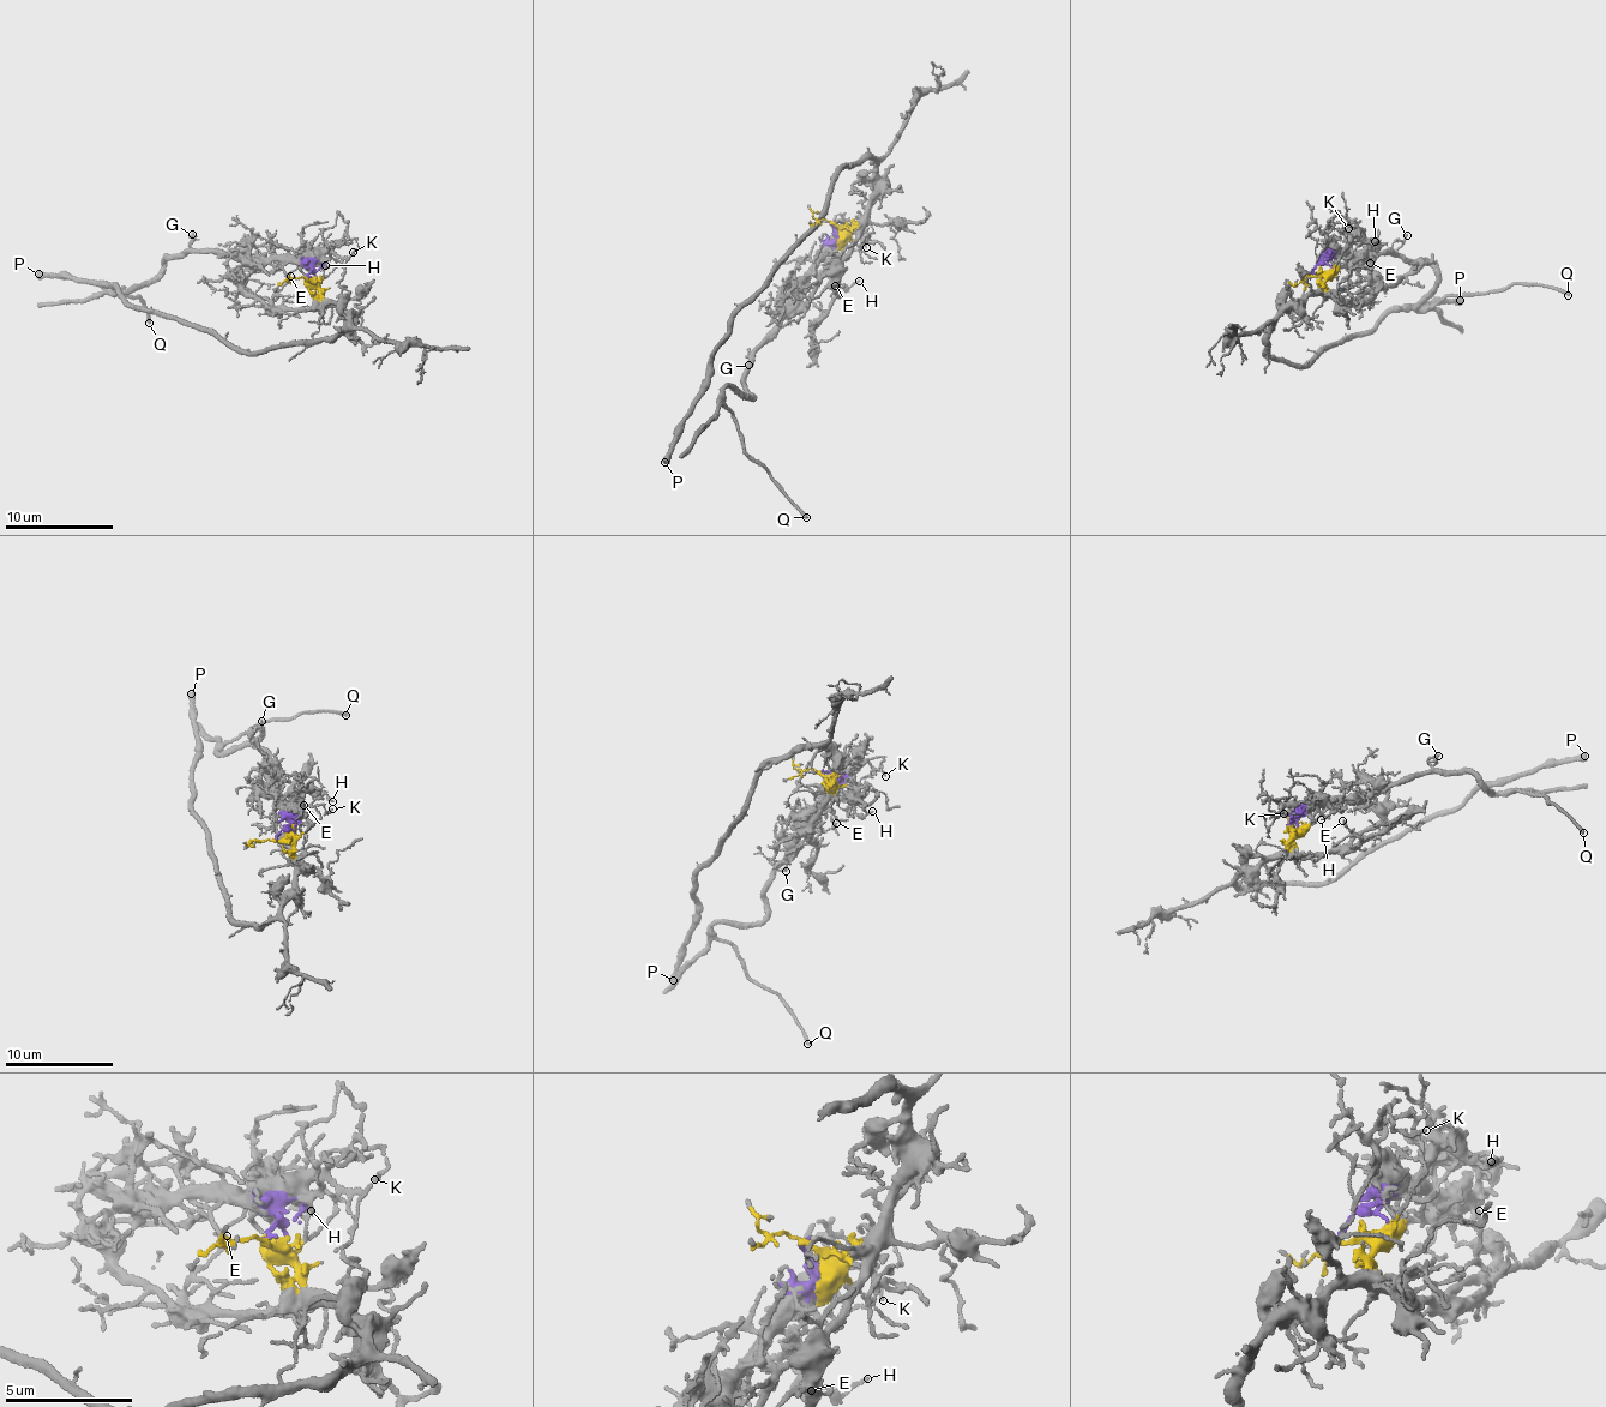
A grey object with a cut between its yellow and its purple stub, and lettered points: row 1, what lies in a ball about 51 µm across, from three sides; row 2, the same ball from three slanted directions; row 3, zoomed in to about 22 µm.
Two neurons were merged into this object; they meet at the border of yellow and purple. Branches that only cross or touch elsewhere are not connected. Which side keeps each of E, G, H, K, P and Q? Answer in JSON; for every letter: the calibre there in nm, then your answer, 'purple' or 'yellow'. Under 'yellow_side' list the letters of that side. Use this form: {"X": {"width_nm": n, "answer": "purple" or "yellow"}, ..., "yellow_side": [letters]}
{"E": {"width_nm": 140, "answer": "yellow"}, "G": {"width_nm": 150, "answer": "purple"}, "H": {"width_nm": 120, "answer": "purple"}, "K": {"width_nm": 100, "answer": "purple"}, "P": {"width_nm": 440, "answer": "yellow"}, "Q": {"width_nm": 240, "answer": "purple"}, "yellow_side": ["E", "P"]}

